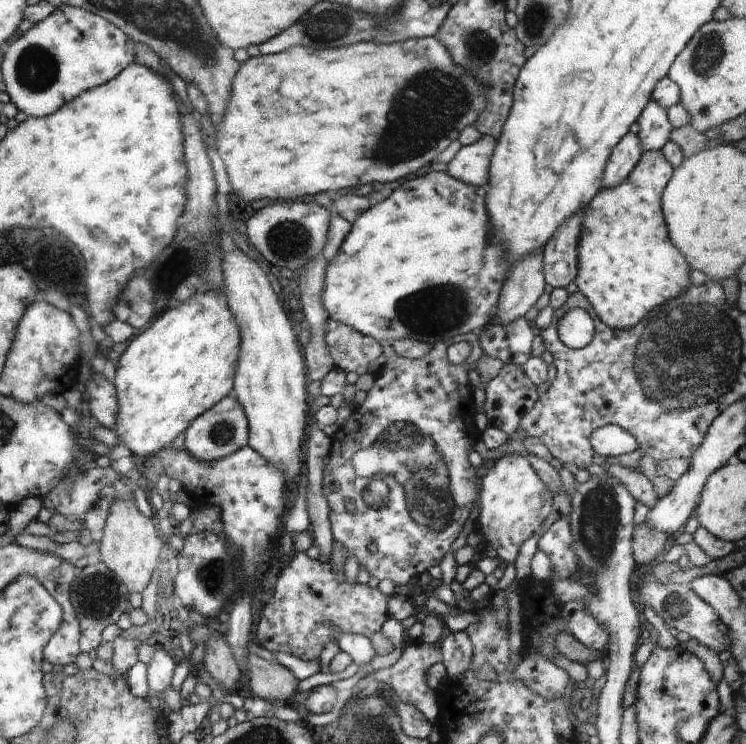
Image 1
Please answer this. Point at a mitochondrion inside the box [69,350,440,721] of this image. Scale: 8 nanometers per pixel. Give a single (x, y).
(97, 594)

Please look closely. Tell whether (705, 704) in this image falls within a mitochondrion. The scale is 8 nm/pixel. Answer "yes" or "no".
no

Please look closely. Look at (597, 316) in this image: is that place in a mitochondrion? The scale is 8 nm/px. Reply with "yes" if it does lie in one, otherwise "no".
no

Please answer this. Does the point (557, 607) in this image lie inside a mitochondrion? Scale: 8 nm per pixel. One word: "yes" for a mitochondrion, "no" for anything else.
no

